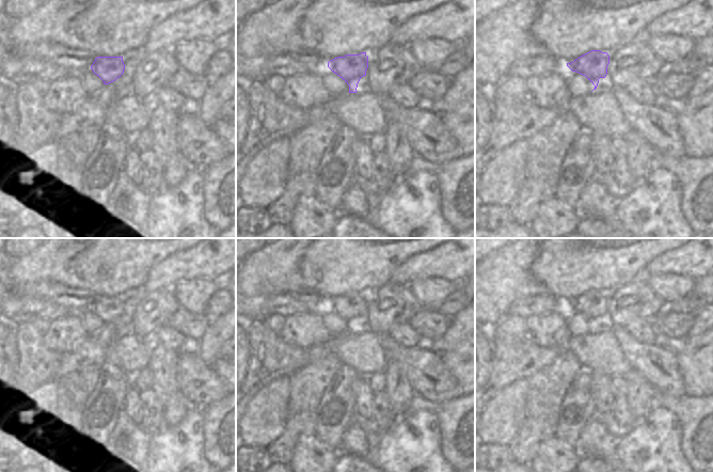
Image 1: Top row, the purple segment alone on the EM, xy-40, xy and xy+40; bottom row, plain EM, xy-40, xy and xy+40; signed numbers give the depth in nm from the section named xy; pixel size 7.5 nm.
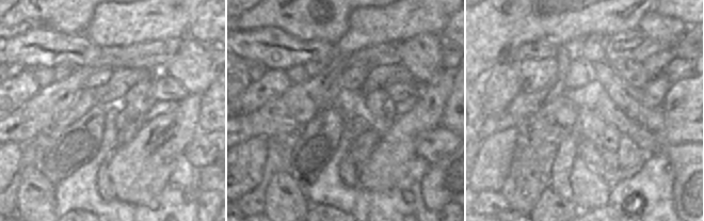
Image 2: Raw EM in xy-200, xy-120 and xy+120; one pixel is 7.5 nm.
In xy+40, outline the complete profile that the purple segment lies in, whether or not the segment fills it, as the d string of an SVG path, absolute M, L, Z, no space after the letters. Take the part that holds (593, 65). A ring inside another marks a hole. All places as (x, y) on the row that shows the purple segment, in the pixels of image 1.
M591 50L573 62L567 63L572 70L585 76L597 89L599 79L605 78L607 75L607 66L609 64L609 56L607 52L600 50Z

